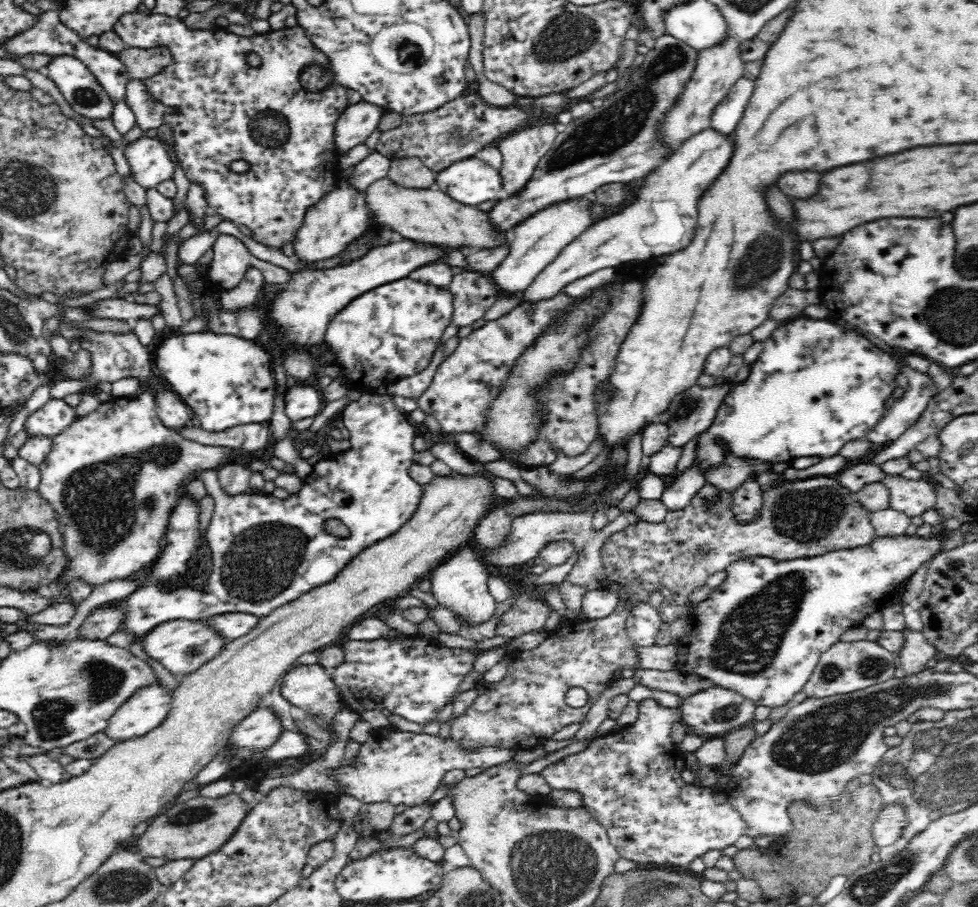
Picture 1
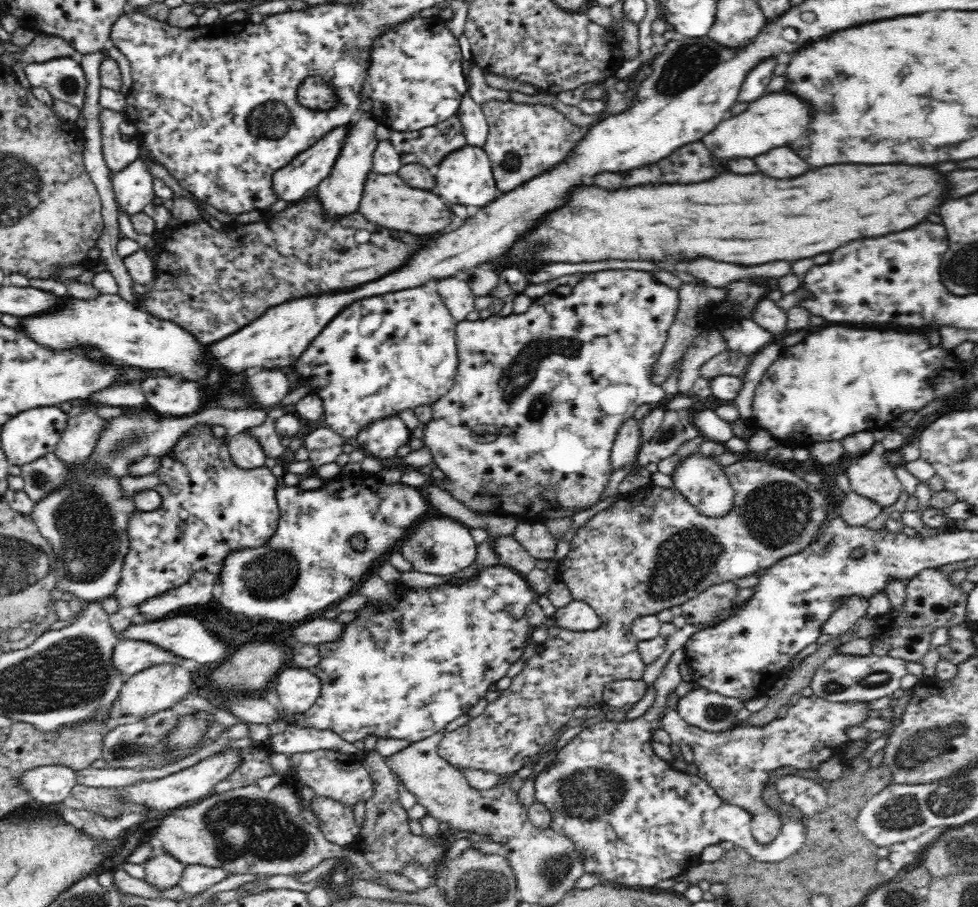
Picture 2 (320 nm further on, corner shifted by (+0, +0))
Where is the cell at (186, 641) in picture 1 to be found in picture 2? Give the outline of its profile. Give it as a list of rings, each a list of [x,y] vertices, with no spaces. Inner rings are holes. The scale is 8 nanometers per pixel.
[[[122,639],[112,650],[112,665],[118,669],[120,675],[134,676],[138,672],[152,665],[162,662],[180,662],[188,664],[186,660],[154,645],[150,642]]]

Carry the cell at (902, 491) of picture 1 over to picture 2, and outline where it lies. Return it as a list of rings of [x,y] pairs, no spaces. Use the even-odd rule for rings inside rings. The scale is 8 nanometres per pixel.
[[[874,443],[870,452],[861,454],[848,464],[844,474],[852,491],[885,507],[894,504],[903,491],[894,469],[883,443]]]

